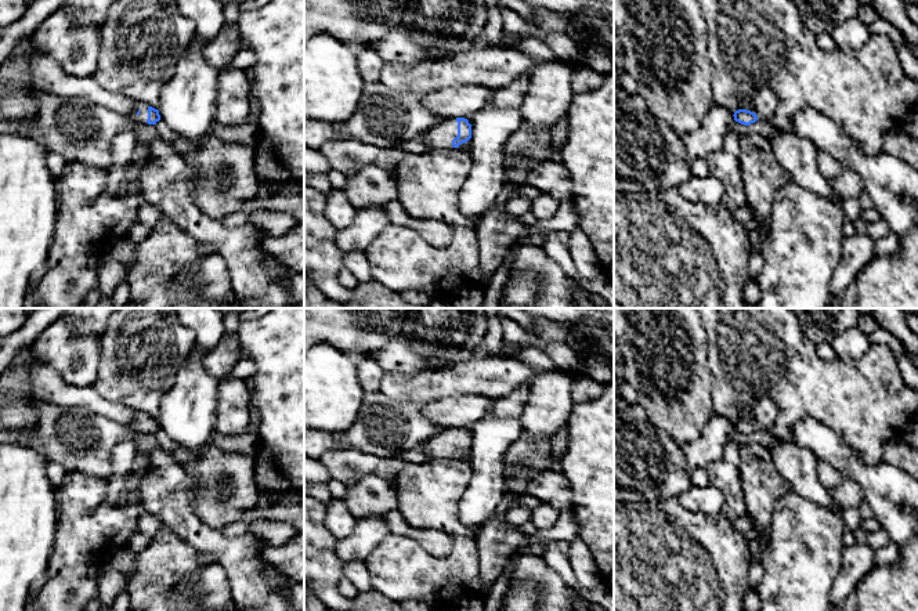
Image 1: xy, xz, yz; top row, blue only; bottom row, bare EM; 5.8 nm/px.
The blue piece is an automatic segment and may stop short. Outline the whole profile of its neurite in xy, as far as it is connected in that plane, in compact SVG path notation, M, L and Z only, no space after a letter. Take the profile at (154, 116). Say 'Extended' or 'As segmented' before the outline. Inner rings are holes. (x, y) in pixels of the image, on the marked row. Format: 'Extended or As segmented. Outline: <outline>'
Extended. Outline: M138 102L137 109L127 118L138 124L144 124L144 123L156 124L160 120L160 115L158 109L141 102Z

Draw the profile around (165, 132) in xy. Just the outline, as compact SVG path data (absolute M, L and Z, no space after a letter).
M163 120L156 122L155 127L160 138L167 141L170 145L174 145L180 141L189 141L188 138L176 134Z

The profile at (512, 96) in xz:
M530 72L523 73L507 87L494 91L489 101L498 106L520 111L525 97L525 91L528 88L528 83L530 83Z

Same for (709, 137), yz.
M713 105L704 116L700 129L690 134L680 134L686 158L693 162L706 158L720 149L727 137L727 129L734 120L731 109L723 105Z

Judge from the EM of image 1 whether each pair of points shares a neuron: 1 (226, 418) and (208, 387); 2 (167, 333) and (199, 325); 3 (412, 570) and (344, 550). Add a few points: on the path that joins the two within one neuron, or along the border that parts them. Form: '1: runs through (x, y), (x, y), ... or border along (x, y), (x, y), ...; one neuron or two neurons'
1: border along (220, 380), (213, 430); two neurons
2: border along (179, 322), (191, 331), (197, 343); two neurons
3: border along (379, 543), (364, 560); two neurons

